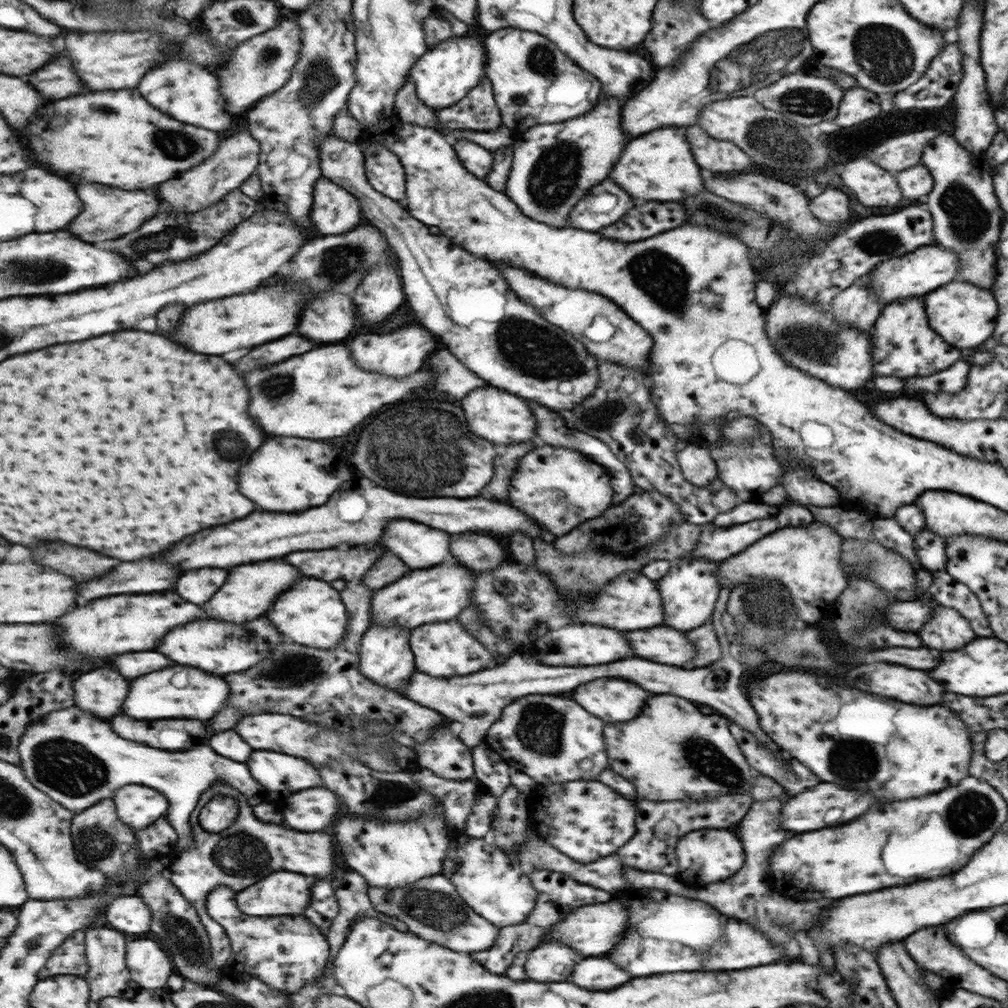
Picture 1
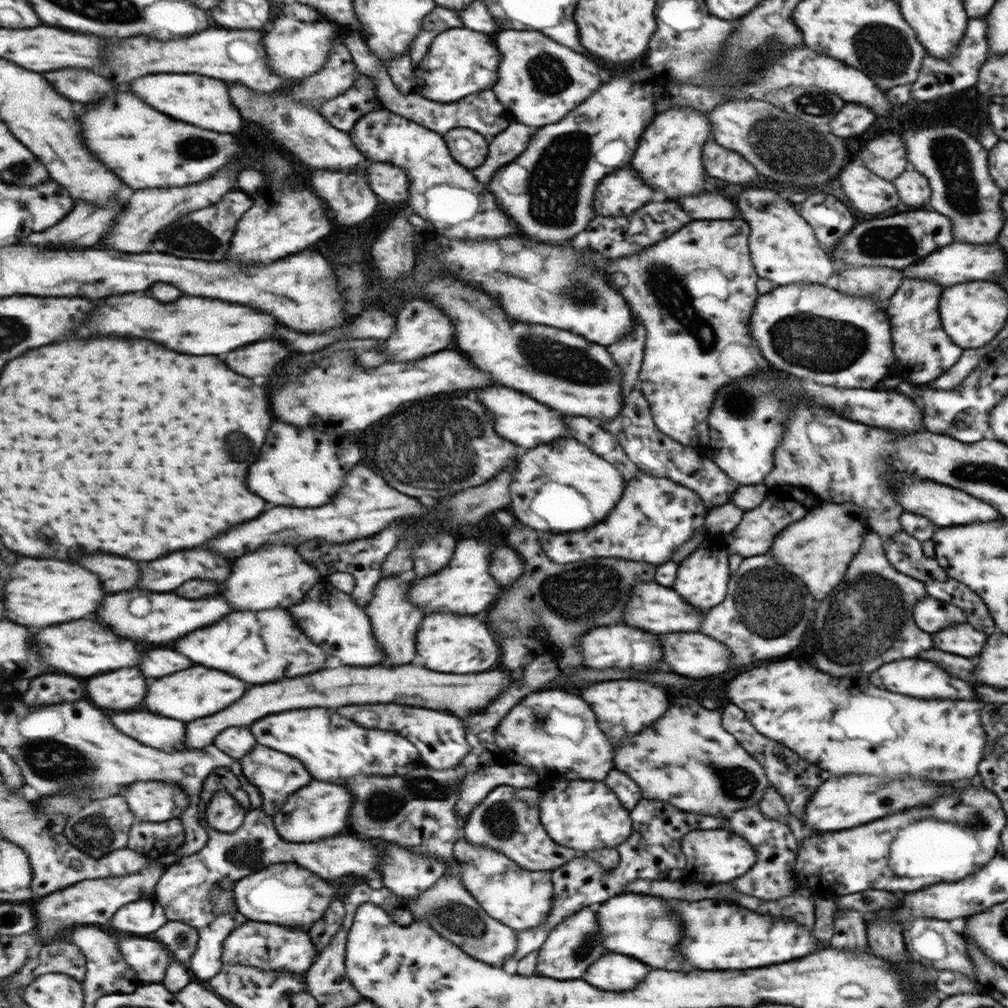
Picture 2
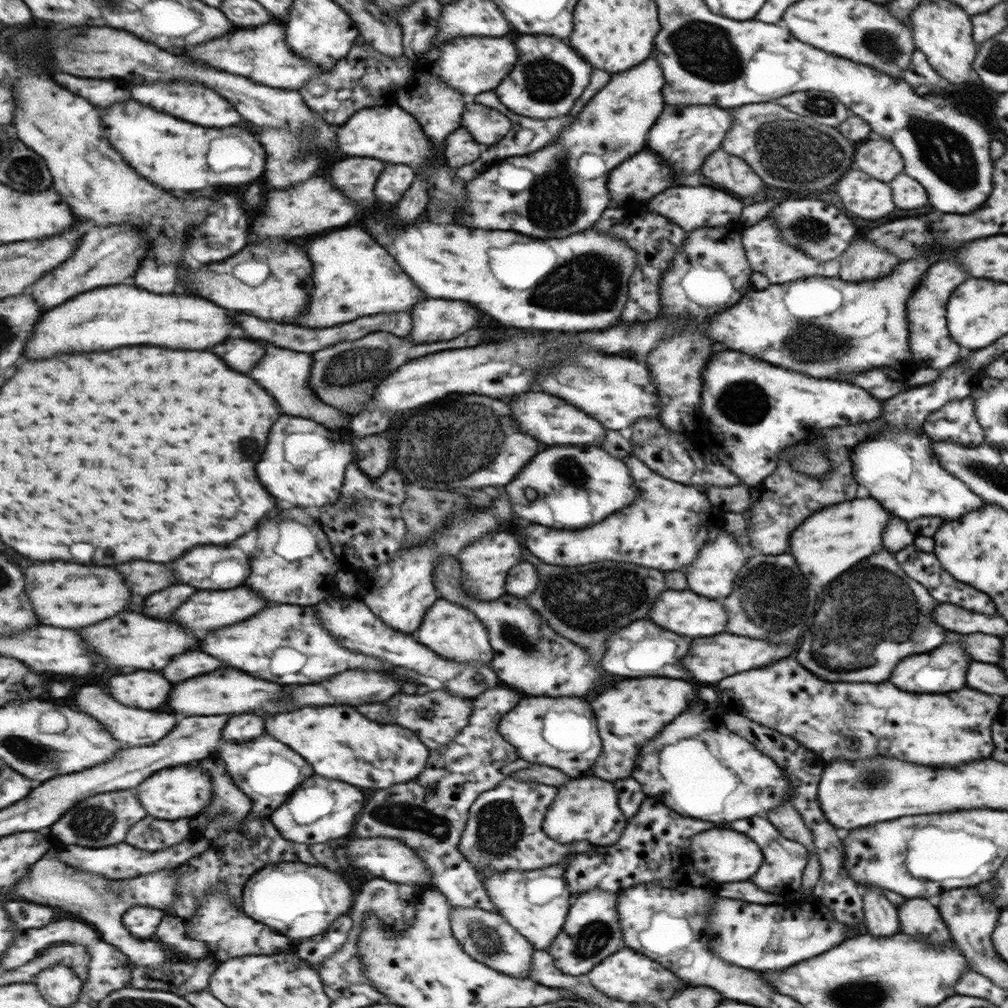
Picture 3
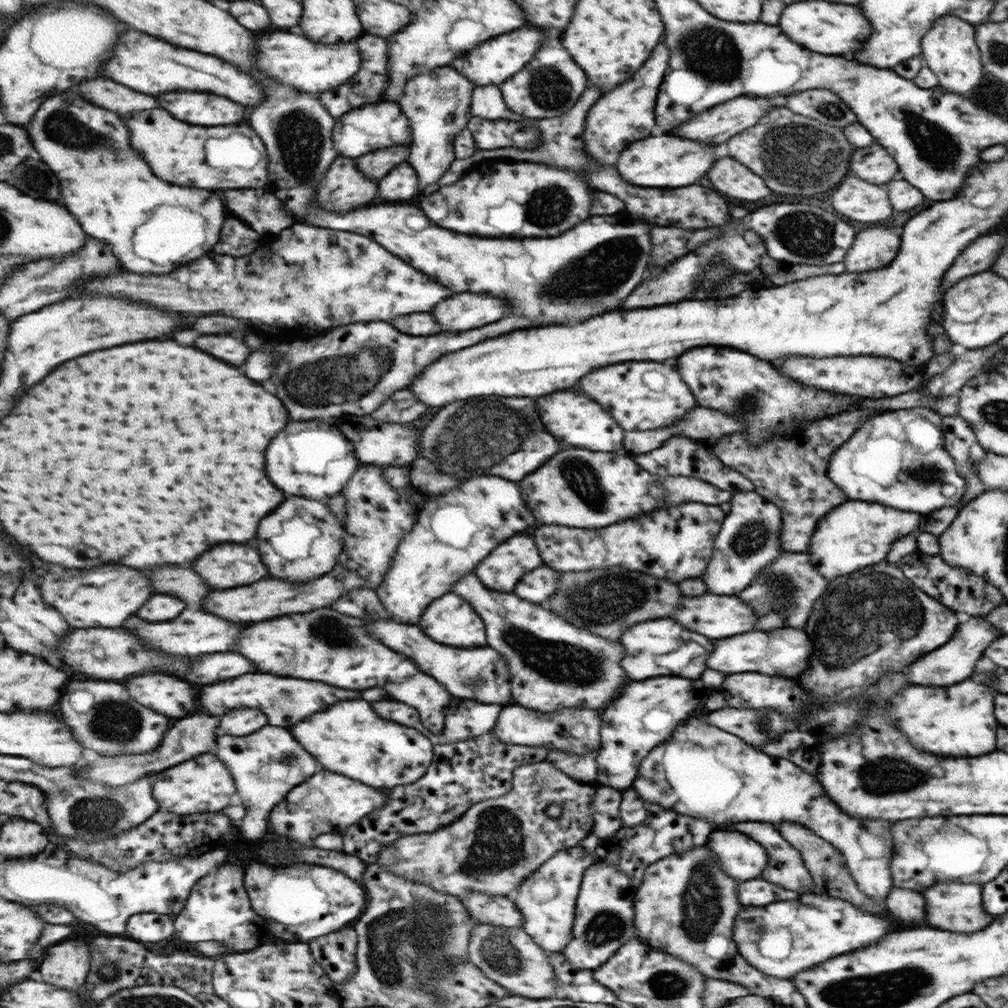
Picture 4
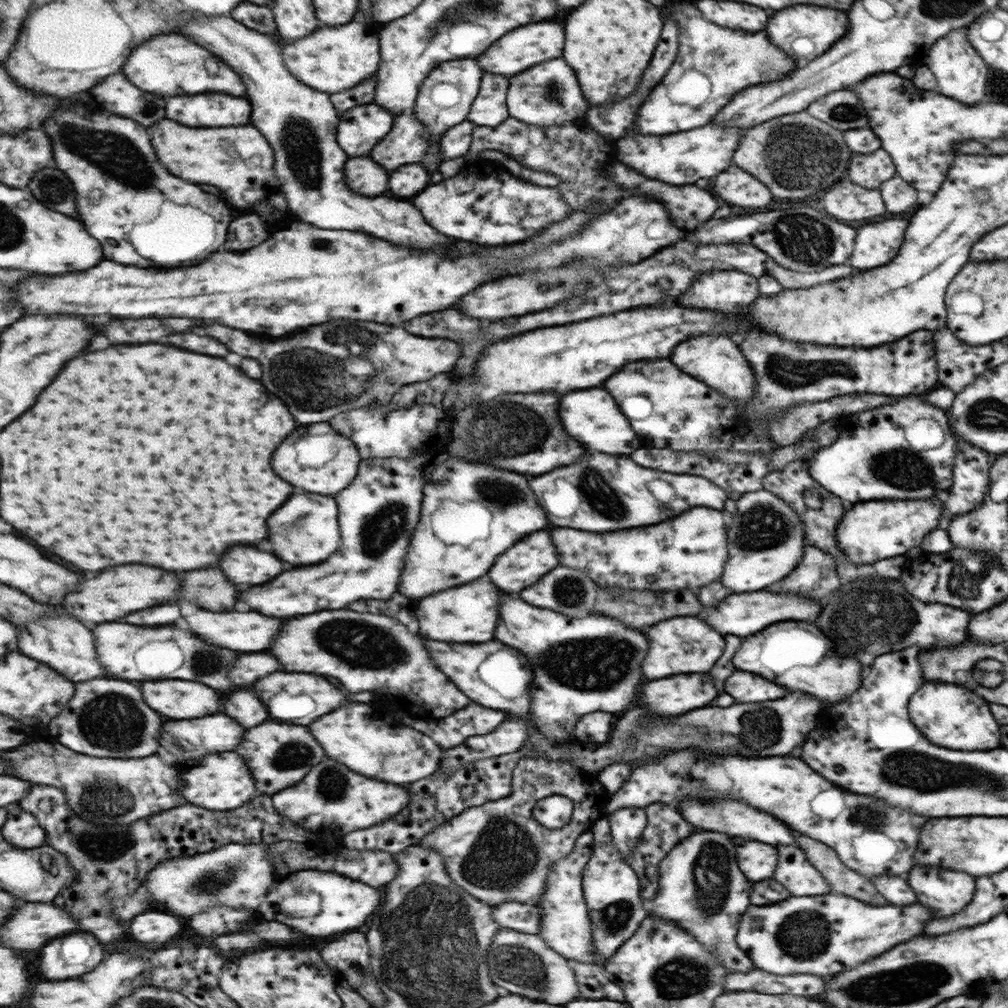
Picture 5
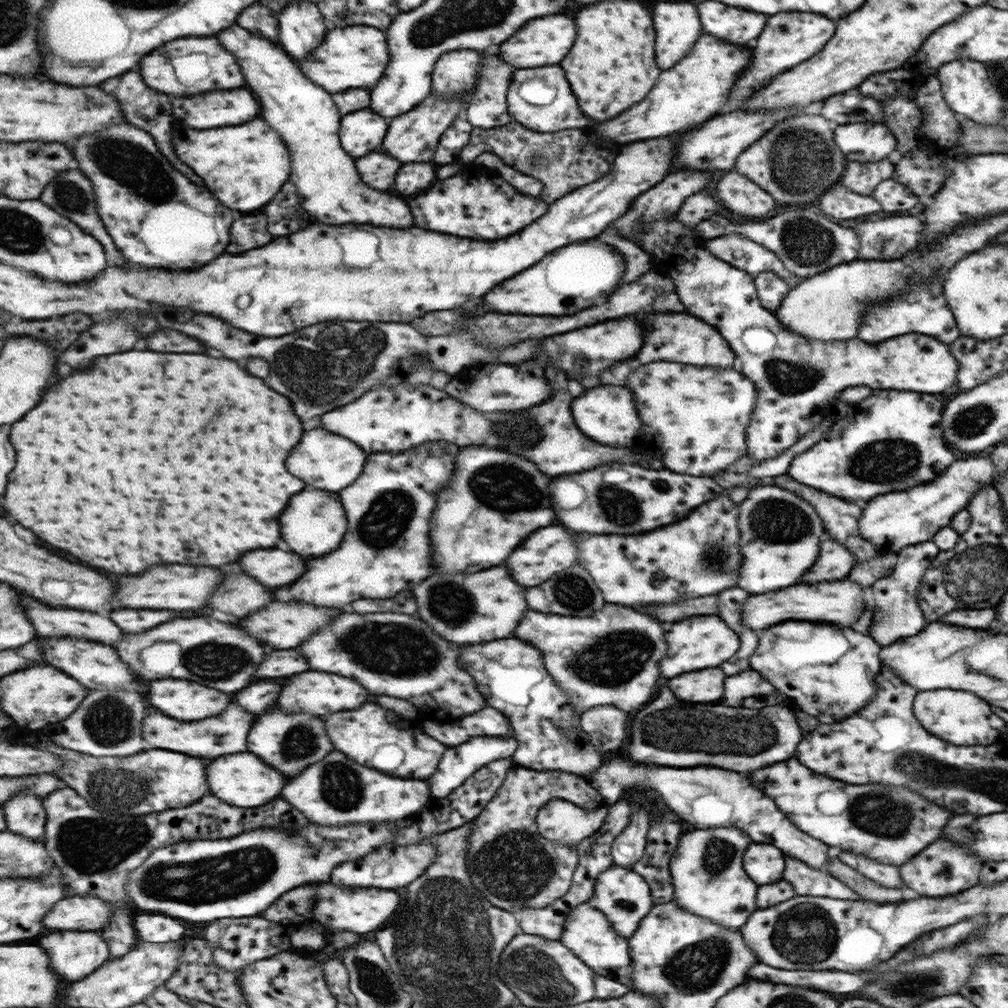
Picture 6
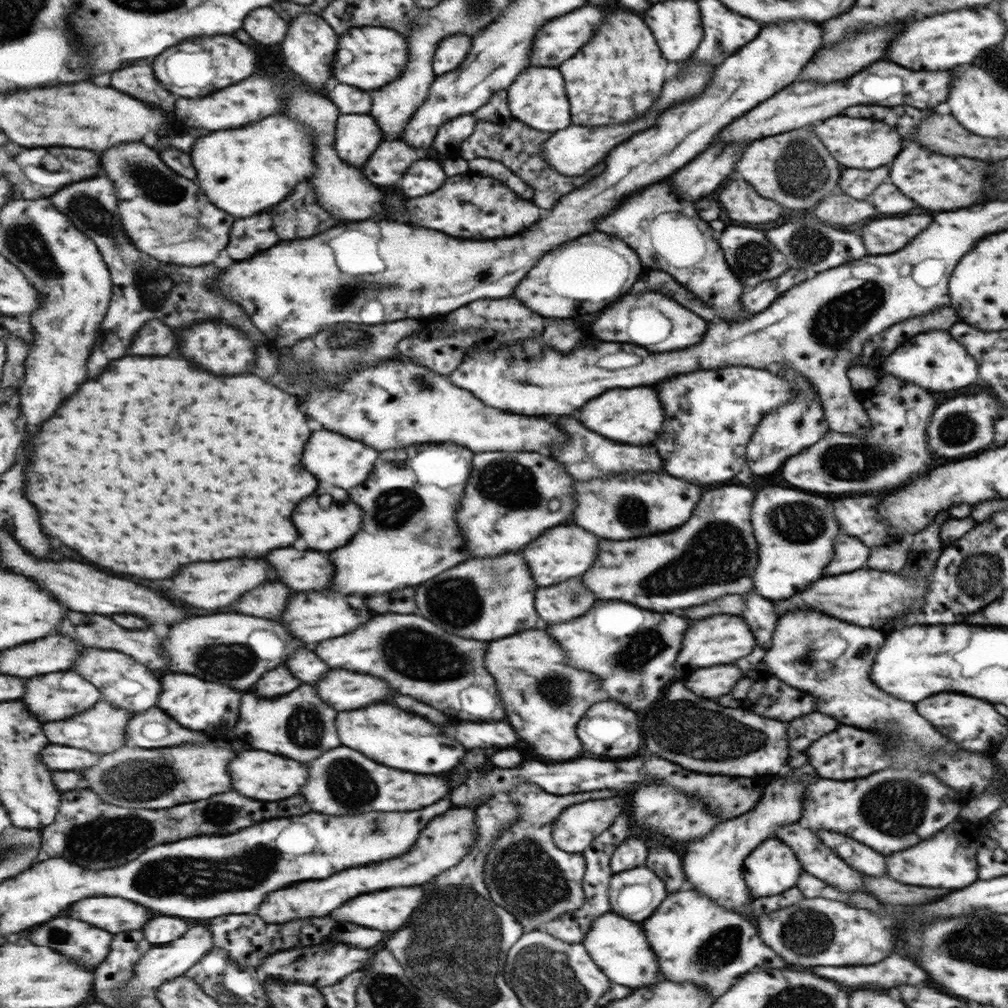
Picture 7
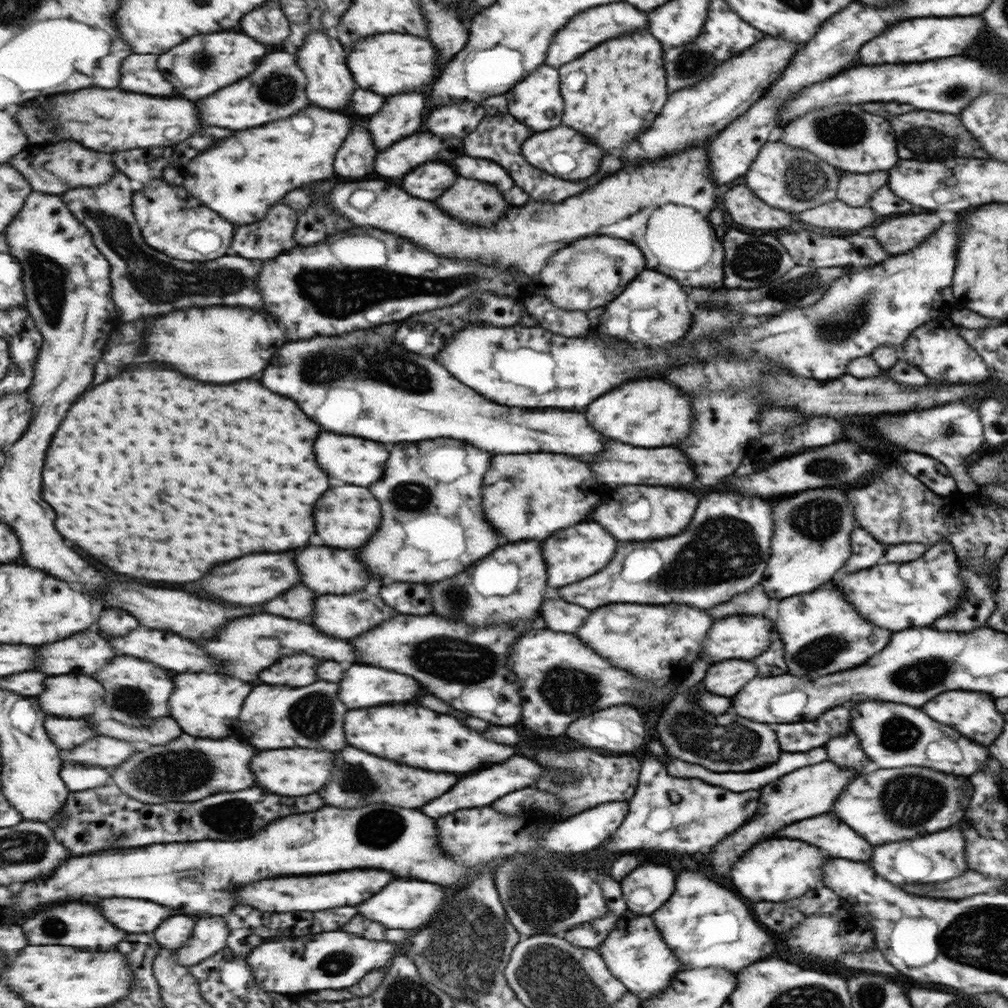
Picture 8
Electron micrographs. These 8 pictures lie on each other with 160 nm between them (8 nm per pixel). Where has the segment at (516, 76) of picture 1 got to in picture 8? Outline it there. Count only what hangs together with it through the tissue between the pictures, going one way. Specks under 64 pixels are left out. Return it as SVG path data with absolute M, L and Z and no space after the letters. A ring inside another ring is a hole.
M545 62L539 65L537 70L531 71L525 78L522 78L519 86L507 91L505 96L508 99L510 113L527 128L533 128L534 132L543 132L561 124L563 100L559 96L557 70L549 68Z

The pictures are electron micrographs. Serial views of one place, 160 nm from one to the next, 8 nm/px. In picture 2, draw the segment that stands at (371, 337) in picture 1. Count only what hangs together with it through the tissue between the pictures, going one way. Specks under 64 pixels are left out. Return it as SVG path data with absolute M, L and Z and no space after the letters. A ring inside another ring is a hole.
M417 300L417 302L409 302L405 306L405 310L399 312L399 322L393 336L385 342L385 352L389 356L391 362L411 362L411 360L419 360L425 358L433 352L439 352L441 348L445 350L449 344L453 344L453 334L455 332L454 322L451 322L451 317L443 314L441 310L437 310L435 306Z

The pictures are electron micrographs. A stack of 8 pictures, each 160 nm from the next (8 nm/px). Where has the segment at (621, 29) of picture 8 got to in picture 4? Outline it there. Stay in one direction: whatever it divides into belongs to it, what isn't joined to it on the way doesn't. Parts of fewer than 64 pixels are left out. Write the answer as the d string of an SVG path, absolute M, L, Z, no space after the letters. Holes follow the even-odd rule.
M532 25L531 28L521 27L519 30L509 32L505 36L494 37L477 48L460 54L451 61L450 66L457 72L462 72L477 87L501 85L521 71L521 68L527 64L527 60L533 56L533 52L539 48L543 38L545 38L543 30L537 30Z

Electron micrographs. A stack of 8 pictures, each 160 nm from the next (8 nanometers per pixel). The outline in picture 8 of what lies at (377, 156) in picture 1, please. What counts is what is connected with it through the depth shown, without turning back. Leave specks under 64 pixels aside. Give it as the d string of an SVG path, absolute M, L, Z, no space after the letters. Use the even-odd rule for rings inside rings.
M423 164L411 174L403 178L403 188L411 192L411 196L419 196L423 200L435 200L445 190L449 190L457 180L457 172L447 164Z

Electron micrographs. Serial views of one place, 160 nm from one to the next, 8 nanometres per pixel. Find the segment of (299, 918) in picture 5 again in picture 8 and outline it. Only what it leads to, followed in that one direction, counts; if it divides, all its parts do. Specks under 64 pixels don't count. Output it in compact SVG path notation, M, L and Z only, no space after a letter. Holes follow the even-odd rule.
M397 880L397 882L389 884L383 892L379 892L371 900L367 900L367 904L361 904L357 908L363 916L367 916L373 922L381 922L387 928L411 930L411 928L423 926L437 914L441 902L445 900L445 890L447 887L444 885L433 884L431 881Z

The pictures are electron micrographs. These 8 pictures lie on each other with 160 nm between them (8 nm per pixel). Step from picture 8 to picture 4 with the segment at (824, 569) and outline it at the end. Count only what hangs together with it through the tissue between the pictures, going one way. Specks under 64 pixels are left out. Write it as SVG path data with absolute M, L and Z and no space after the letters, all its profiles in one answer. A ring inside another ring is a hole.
M753 491L738 492L730 495L730 508L723 528L718 530L719 540L715 540L715 556L711 559L711 568L700 580L707 591L714 595L732 595L749 587L751 580L783 552L778 536L782 528L782 513L777 505L765 500L761 494Z

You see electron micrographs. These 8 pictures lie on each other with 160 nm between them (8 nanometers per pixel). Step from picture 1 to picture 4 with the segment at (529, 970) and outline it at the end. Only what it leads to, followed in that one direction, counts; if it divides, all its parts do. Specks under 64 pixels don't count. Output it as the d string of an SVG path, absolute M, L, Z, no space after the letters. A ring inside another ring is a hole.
M595 862L586 868L578 890L573 936L561 952L571 966L594 971L611 958L622 944L637 936L634 932L635 889L630 880L610 864Z

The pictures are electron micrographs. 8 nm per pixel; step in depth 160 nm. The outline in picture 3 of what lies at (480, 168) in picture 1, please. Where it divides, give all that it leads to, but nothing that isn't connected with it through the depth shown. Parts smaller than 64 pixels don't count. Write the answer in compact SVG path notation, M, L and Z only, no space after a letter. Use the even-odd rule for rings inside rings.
M462 127L446 140L444 153L446 154L447 165L453 170L461 169L463 166L477 161L484 149L485 146L477 142L471 132Z

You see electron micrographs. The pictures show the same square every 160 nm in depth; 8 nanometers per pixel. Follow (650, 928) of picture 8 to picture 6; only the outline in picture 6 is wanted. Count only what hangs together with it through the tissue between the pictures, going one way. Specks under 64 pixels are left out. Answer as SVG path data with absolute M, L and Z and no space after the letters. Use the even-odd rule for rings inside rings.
M589 902L574 906L564 918L559 941L562 941L583 964L593 968L601 976L620 982L626 987L630 985L630 953L627 938L619 936L611 928L610 921L606 920L602 912L595 909Z

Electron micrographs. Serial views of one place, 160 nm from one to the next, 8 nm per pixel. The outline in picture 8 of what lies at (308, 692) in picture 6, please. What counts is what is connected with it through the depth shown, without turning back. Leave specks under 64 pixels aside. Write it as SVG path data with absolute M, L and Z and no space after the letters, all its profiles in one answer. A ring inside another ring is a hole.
M351 666L343 680L339 682L339 698L347 704L347 708L357 710L357 708L369 708L369 706L383 706L383 704L393 704L393 702L409 702L417 698L421 692L421 686L415 678L403 676L391 670L383 668L373 668L373 666Z

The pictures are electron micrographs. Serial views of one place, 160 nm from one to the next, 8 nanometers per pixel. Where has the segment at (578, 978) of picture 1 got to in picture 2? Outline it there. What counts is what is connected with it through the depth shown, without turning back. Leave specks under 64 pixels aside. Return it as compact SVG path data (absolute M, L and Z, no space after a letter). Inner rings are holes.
M609 953L601 958L603 960L597 960L591 968L587 968L587 976L581 976L587 984L595 984L595 988L613 992L631 990L637 982L646 978L649 970L642 961L623 953Z

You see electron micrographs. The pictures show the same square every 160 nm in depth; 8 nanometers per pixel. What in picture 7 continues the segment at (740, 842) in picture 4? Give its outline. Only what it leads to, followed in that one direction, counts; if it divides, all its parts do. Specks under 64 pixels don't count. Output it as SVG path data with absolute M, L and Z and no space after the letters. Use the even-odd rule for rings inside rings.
M771 836L749 852L741 874L746 886L751 886L751 892L755 892L755 900L791 888L801 874L801 864L787 844Z

